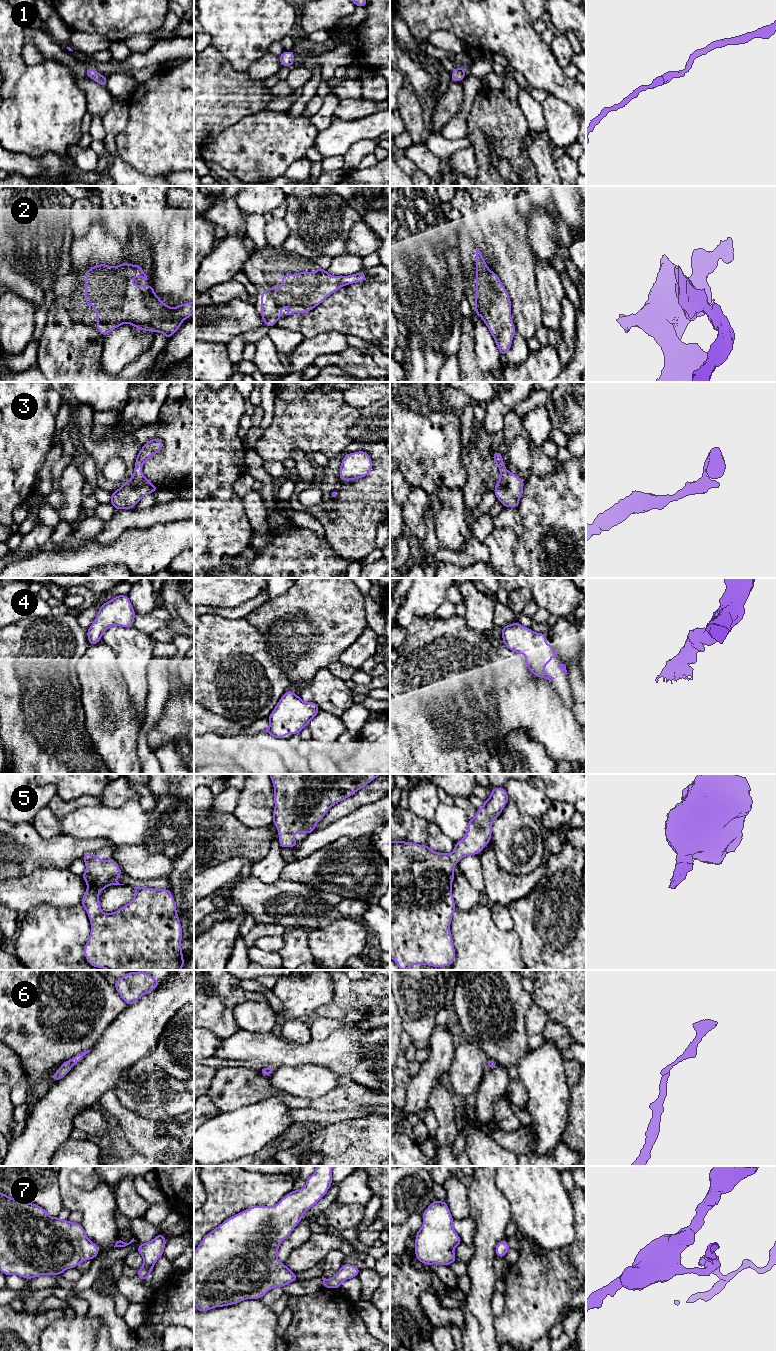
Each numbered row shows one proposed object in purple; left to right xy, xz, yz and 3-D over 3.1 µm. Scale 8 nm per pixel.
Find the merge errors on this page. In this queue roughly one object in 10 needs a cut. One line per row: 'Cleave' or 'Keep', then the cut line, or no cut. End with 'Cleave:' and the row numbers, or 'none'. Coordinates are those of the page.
1: Keep. No split
2: Keep. No split
3: Keep. No split
4: Keep. No split
5: Keep. No split
6: Keep. No split
7: Keep. No split
Cleave: none

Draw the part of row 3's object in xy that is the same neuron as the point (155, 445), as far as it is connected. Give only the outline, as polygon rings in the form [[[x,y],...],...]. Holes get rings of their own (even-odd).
[[[159,438],[147,441],[141,448],[136,457],[133,476],[119,489],[111,493],[110,503],[116,510],[133,509],[145,495],[159,489],[143,475],[141,469],[150,457],[162,449],[163,442]]]

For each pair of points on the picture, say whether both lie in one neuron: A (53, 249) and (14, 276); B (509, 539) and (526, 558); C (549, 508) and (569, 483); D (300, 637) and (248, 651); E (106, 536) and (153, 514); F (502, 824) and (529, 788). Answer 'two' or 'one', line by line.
A: two
B: two
C: one
D: two
E: one
F: two

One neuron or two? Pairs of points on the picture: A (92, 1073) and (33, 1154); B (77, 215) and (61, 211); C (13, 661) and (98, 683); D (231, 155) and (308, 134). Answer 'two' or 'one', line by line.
A: one
B: two
C: two
D: one

